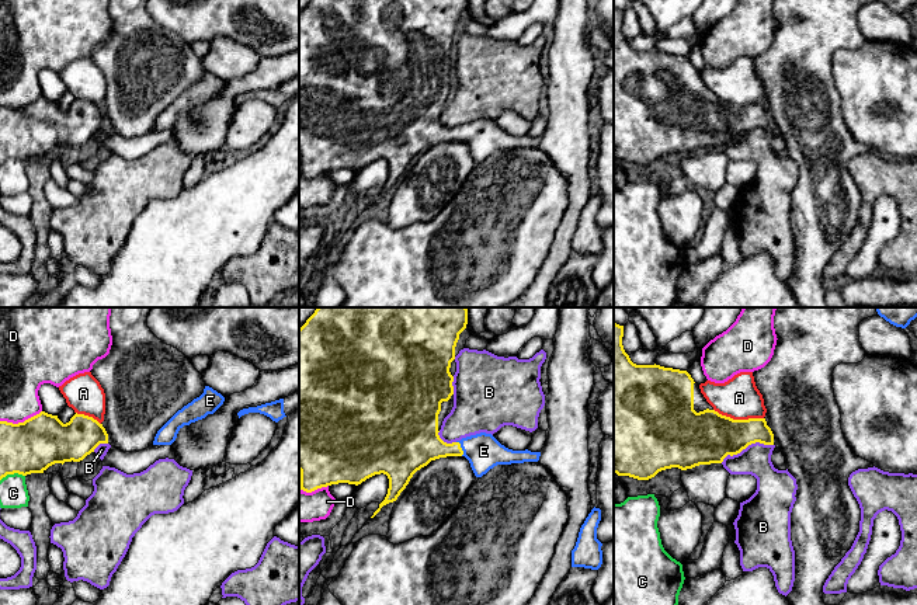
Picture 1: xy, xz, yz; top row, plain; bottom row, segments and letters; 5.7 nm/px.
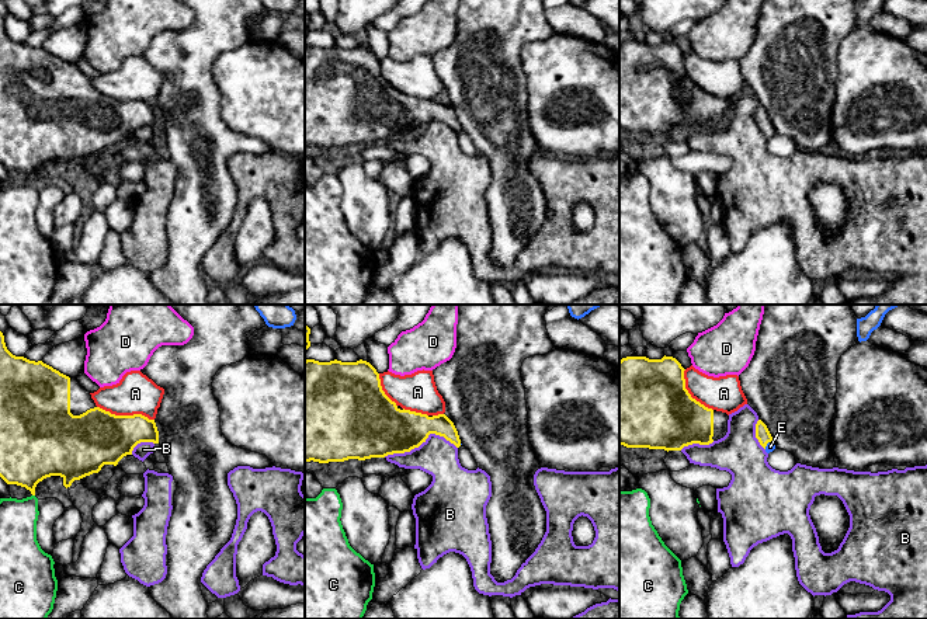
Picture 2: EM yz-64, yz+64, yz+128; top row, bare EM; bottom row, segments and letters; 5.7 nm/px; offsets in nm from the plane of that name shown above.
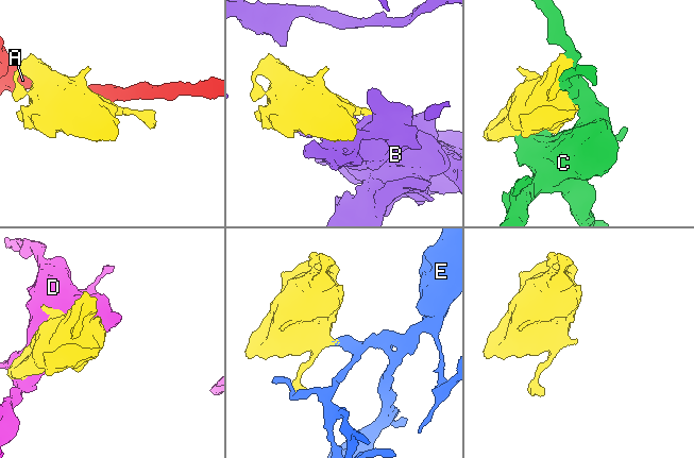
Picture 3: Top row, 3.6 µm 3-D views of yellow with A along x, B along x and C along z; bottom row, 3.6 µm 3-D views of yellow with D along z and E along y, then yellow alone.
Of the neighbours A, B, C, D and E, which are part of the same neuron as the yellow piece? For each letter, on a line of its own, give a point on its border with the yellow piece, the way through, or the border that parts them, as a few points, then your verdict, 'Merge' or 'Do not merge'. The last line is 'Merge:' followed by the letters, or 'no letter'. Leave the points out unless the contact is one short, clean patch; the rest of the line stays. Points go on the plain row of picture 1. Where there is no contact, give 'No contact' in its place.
A: Touches yellow at yz (739, 105). Do not merge
B: Touches yellow at yz (746, 132). Do not merge
C: Touches yellow at xy (11, 159). Do not merge
D: Touches yellow at xy (20, 108). Do not merge
E: Touches yellow at xz (461, 134). Path across: xz (417, 129), (434, 134), (461, 134), (483, 136). Merge
Merge: E

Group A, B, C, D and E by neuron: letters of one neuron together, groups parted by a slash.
A / B / C / D / E

